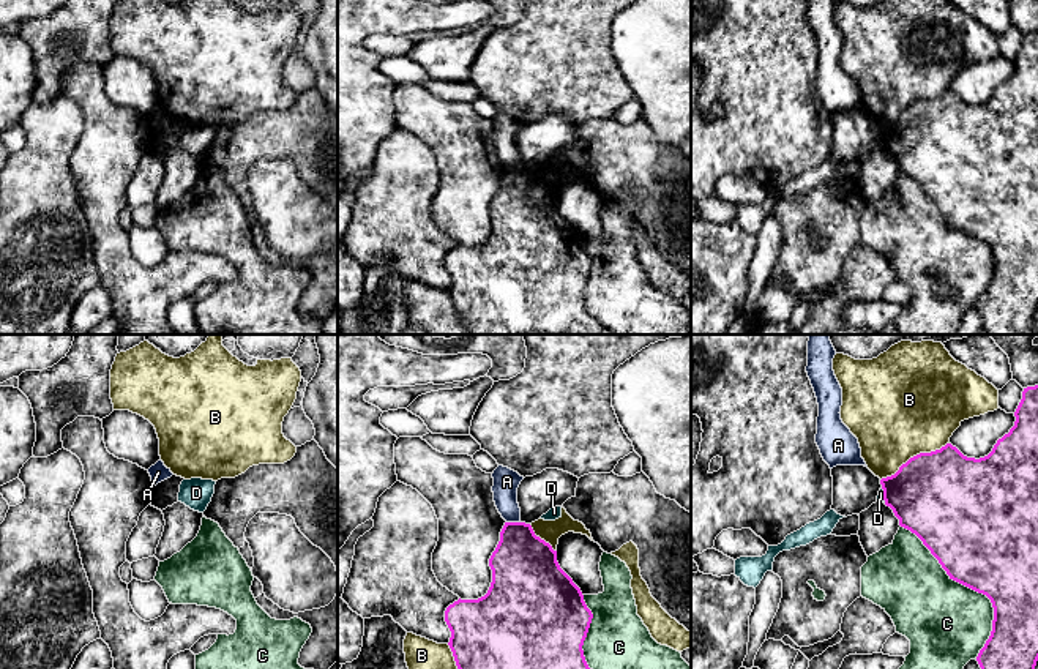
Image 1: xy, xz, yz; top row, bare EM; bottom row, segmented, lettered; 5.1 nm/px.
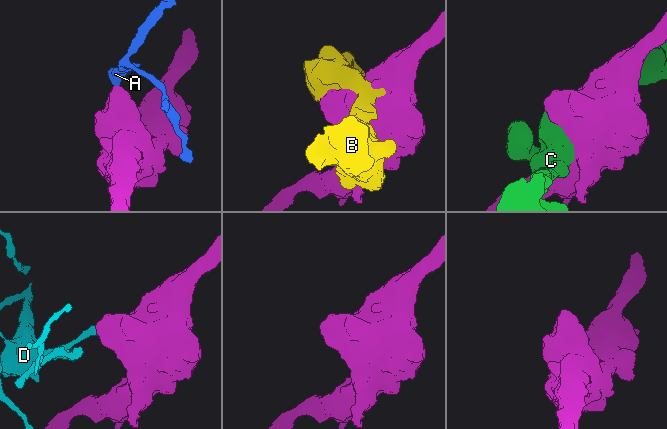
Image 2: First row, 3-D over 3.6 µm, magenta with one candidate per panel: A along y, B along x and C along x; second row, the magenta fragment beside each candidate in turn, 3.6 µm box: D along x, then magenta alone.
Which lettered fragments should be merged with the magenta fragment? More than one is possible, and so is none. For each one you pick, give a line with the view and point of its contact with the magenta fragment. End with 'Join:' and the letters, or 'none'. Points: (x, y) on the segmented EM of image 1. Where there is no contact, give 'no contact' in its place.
Join: none

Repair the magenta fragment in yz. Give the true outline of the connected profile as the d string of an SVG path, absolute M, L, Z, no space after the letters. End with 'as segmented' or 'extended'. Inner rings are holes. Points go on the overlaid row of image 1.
M1038 385L1024 388L1014 417L1014 426L997 440L992 451L984 458L967 458L956 447L947 443L940 450L910 458L894 475L880 480L885 505L893 510L894 516L899 519L899 525L910 530L923 541L950 579L991 600L994 607L992 631L976 656L981 669L1035 669L1038 661Z; as segmented

